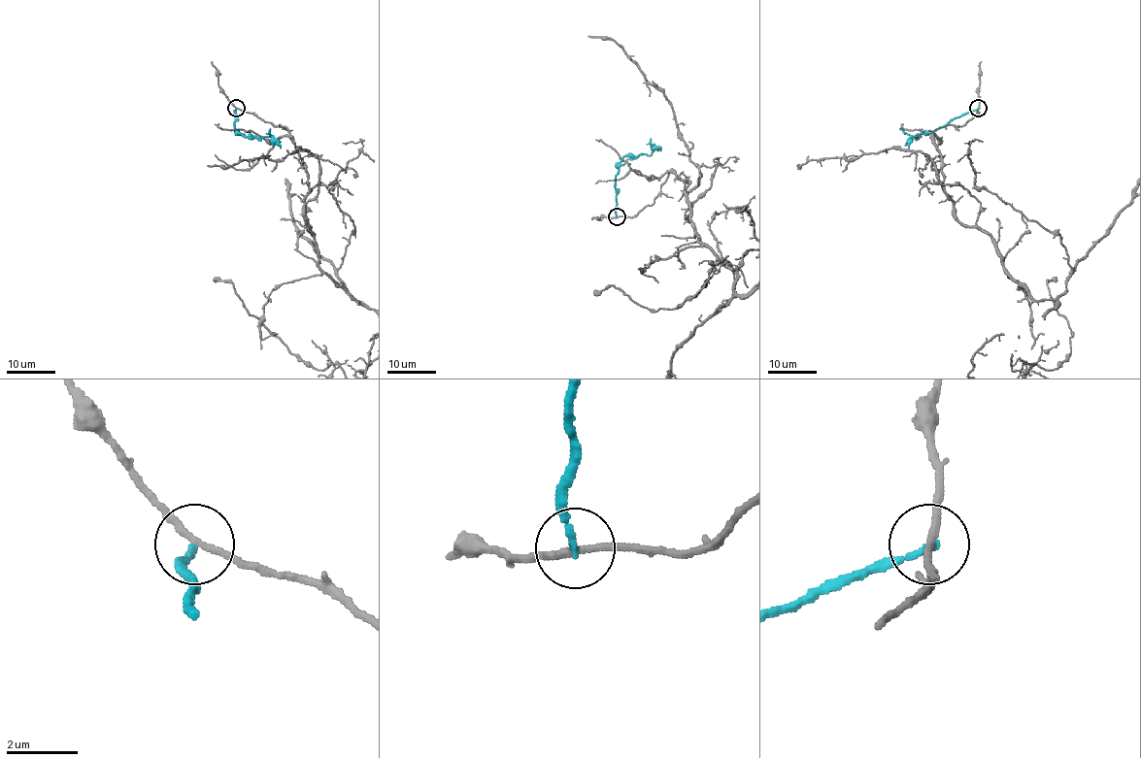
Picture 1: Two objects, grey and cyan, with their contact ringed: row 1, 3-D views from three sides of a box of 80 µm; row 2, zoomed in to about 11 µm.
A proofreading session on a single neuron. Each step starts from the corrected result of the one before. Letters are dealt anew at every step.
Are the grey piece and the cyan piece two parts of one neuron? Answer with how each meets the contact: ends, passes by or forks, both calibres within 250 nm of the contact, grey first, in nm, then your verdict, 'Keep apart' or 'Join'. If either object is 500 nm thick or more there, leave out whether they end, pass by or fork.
At the ring grey passes by. At the ring cyan ends. Thickness 180 nm (grey) against 190 nm. Keep apart

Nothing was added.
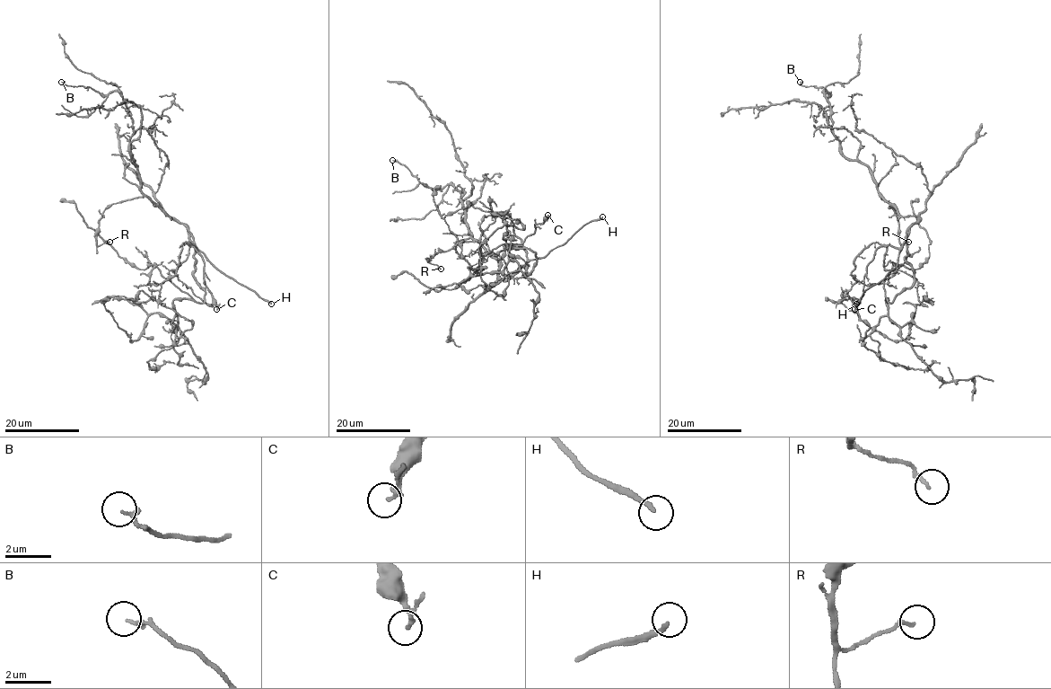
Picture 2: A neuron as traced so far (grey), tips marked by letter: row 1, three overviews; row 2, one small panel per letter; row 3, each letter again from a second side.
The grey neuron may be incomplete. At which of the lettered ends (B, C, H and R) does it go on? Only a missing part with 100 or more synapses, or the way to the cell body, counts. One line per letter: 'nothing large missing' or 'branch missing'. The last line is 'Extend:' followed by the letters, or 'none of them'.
B: nothing large missing
C: nothing large missing
H: branch missing
R: nothing large missing
Extend: H

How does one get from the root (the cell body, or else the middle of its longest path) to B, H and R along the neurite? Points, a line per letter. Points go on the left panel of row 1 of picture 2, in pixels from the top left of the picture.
B: (185, 225), (141, 190), (130, 154), (131, 112), (122, 96), (117, 91), (101, 94), (61, 82)
H: (185, 225), (194, 244), (222, 273), (271, 304)
R: (185, 225), (168, 216), (147, 197), (136, 197), (112, 203), (104, 211), (99, 223), (96, 244), (109, 242)

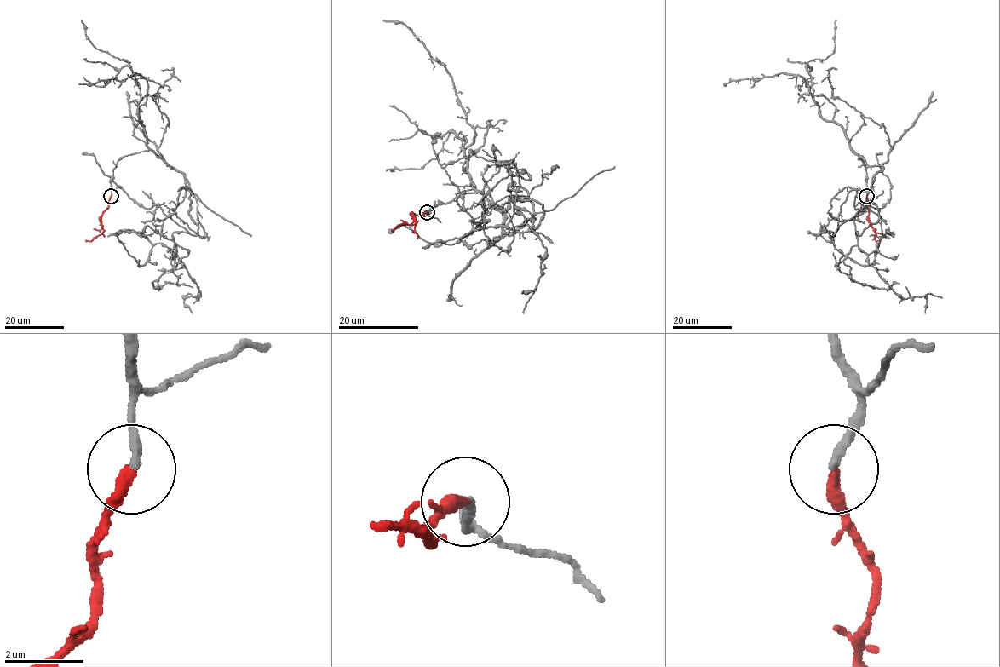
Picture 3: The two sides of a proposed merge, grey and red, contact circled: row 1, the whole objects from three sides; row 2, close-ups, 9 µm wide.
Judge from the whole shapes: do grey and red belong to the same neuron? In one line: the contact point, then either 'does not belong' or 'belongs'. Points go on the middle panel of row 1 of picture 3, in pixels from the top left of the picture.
place (427, 212); belongs

